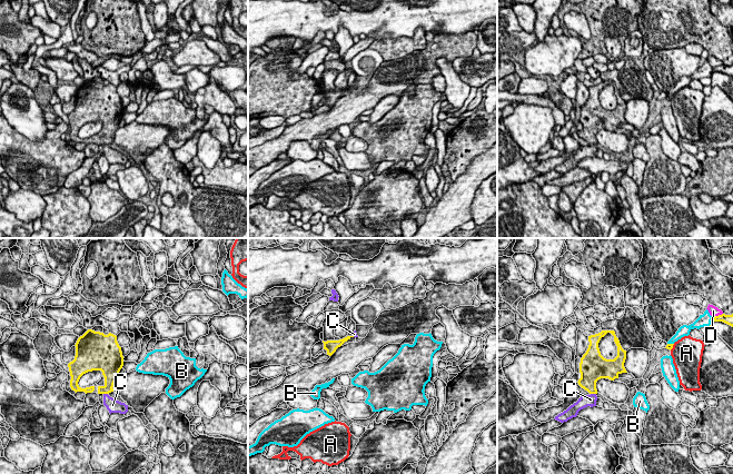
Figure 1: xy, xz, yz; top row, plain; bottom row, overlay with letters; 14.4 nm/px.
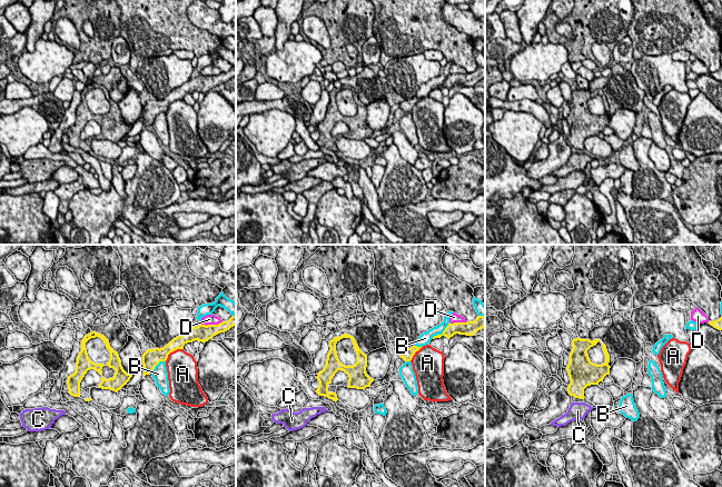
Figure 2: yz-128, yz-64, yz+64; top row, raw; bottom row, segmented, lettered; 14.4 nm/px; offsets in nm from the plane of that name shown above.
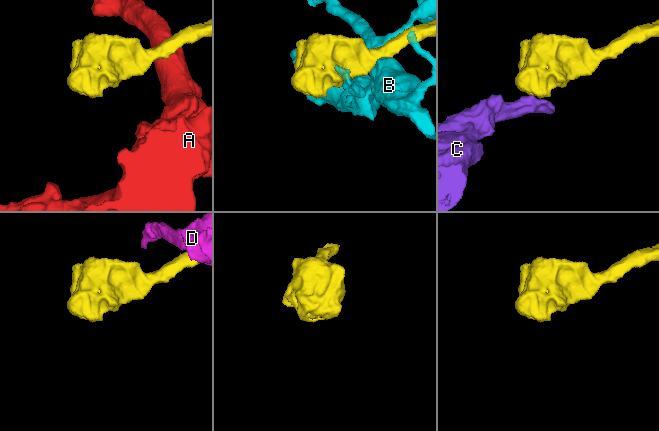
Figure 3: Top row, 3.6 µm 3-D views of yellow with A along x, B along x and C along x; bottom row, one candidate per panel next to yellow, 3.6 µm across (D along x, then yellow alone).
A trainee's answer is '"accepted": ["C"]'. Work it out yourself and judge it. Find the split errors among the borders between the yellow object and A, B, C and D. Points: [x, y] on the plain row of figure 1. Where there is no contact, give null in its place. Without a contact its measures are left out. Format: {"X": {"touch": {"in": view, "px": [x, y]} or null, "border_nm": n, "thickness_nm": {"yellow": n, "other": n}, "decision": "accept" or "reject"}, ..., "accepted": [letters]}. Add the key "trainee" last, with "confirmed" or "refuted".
{"A": {"touch": {"in": "yz", "px": [672, 98]}, "border_nm": 120, "thickness_nm": {"yellow": 90, "other": 440}, "decision": "reject"}, "B": {"touch": {"in": "yz", "px": [711, 72]}, "border_nm": 140, "thickness_nm": {"yellow": 130, "other": 170}, "decision": "reject"}, "C": {"touch": {"in": "yz", "px": [593, 144]}, "border_nm": 80, "thickness_nm": {"yellow": 260, "other": 160}, "decision": "reject"}, "D": {"touch": {"in": "yz", "px": [716, 67]}, "border_nm": 170, "thickness_nm": {"yellow": 130, "other": 140}, "decision": "reject"}, "accepted": [], "trainee": "refuted"}

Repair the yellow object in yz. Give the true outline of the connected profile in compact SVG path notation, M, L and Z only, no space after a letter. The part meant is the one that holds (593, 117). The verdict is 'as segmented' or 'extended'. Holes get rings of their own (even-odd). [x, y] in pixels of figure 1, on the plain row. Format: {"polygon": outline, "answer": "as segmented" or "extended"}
{"polygon": "M602 81L598 85L588 87L588 99L581 109L578 136L590 145L597 145L596 132L601 129L614 131L622 124L627 124L624 113L626 101L620 95L614 81ZM607 83L614 87L617 97L617 107L614 110L606 110L601 106L598 93Z", "answer": "as segmented"}

